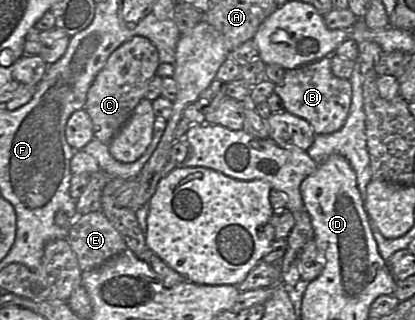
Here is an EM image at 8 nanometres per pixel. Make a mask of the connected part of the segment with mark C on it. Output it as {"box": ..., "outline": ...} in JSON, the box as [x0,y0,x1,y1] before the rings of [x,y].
{"box":[84,36,159,144],"outline":[[[135,36],[112,52],[90,86],[84,106],[93,124],[94,139],[110,144],[139,102],[145,98],[146,87],[156,75],[159,65],[158,50],[146,37]]]}

